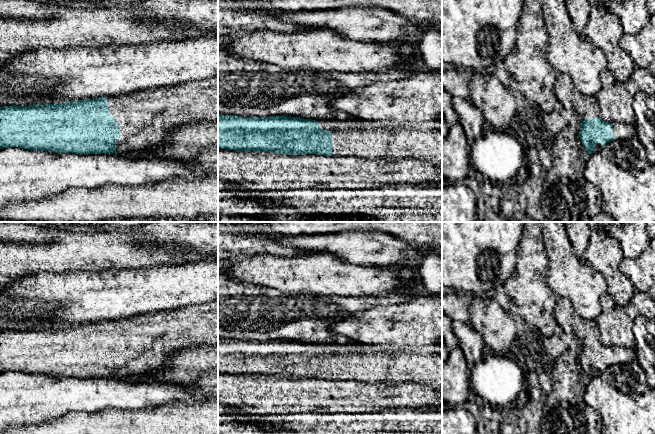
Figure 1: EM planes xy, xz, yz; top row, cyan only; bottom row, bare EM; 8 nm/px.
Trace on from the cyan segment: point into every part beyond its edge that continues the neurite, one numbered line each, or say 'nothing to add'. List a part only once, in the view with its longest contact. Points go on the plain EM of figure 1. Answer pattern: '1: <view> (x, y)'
1: xy (146, 342)

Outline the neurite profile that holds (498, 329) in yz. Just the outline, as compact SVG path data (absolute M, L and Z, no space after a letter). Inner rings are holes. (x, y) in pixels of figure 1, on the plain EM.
M473 296L468 307L470 325L482 336L484 345L497 354L510 351L517 334L514 318L491 296Z

